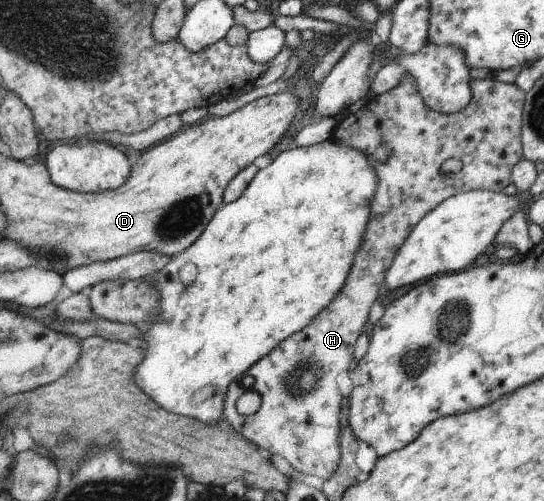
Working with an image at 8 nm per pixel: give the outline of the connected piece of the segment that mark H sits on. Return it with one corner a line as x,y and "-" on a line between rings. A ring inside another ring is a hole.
480,74
475,75
471,83
473,98
466,109
459,113
442,114
427,107
419,95
419,87
415,87
415,79
405,75
393,90
365,100
355,107
355,111
347,114
332,133
331,138
338,143
363,151
363,155
367,155
367,159
378,169
380,186
372,206
373,223
370,223
371,231
367,231
366,245
359,251
350,279
338,301
327,307
327,312
315,318
306,330
291,335
283,346
251,366
241,379
231,382
223,407
225,421
237,433
241,433
268,455
281,455
299,472
328,480
339,465
339,413
343,411
343,403
347,403
347,396
355,389
354,379
351,379
355,347
359,347
359,335
370,330
368,319
371,319
371,311
375,311
375,303
379,303
385,295
383,287
387,287
387,271
390,270
398,249
406,245
411,231
418,223
447,198
477,188
503,191
511,183
514,167
523,159
521,113
525,92
515,84
504,83
497,78
484,78
-
449,159
462,161
461,171
445,173
443,163
-
247,391
255,391
262,399
259,409
251,415
243,415
243,407
239,407

